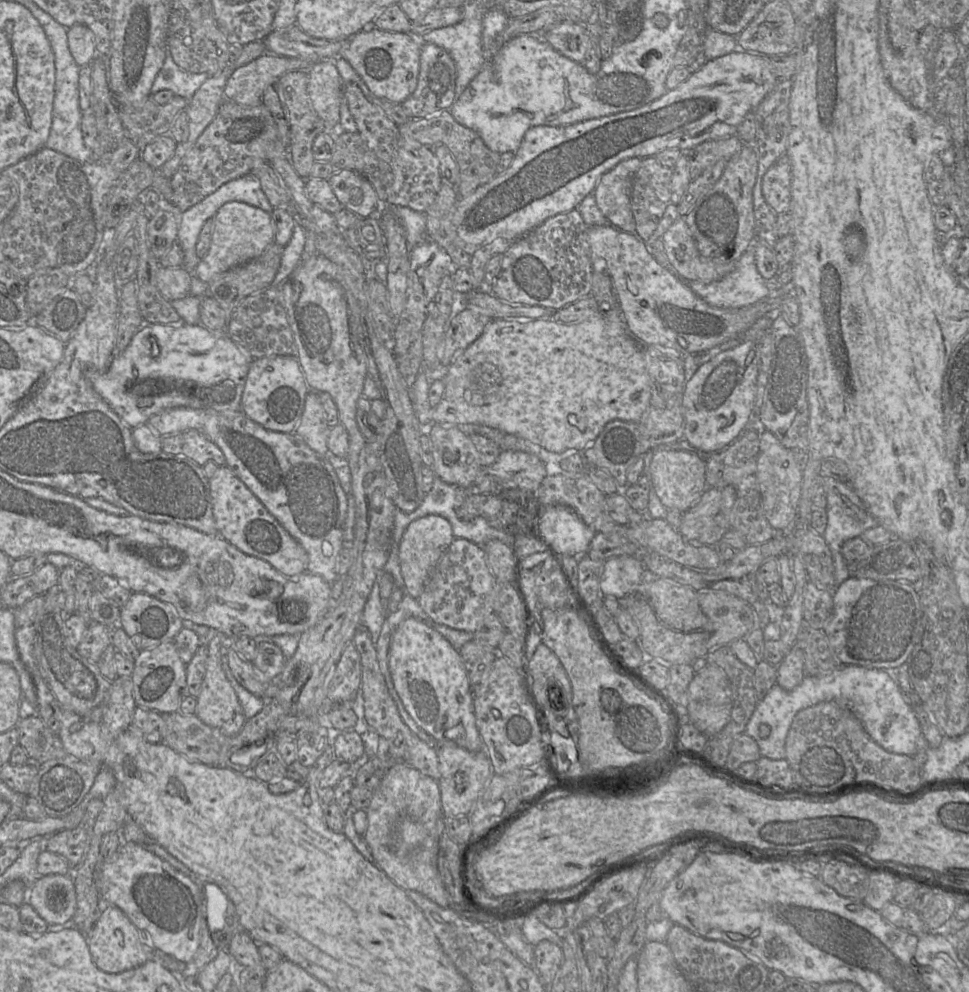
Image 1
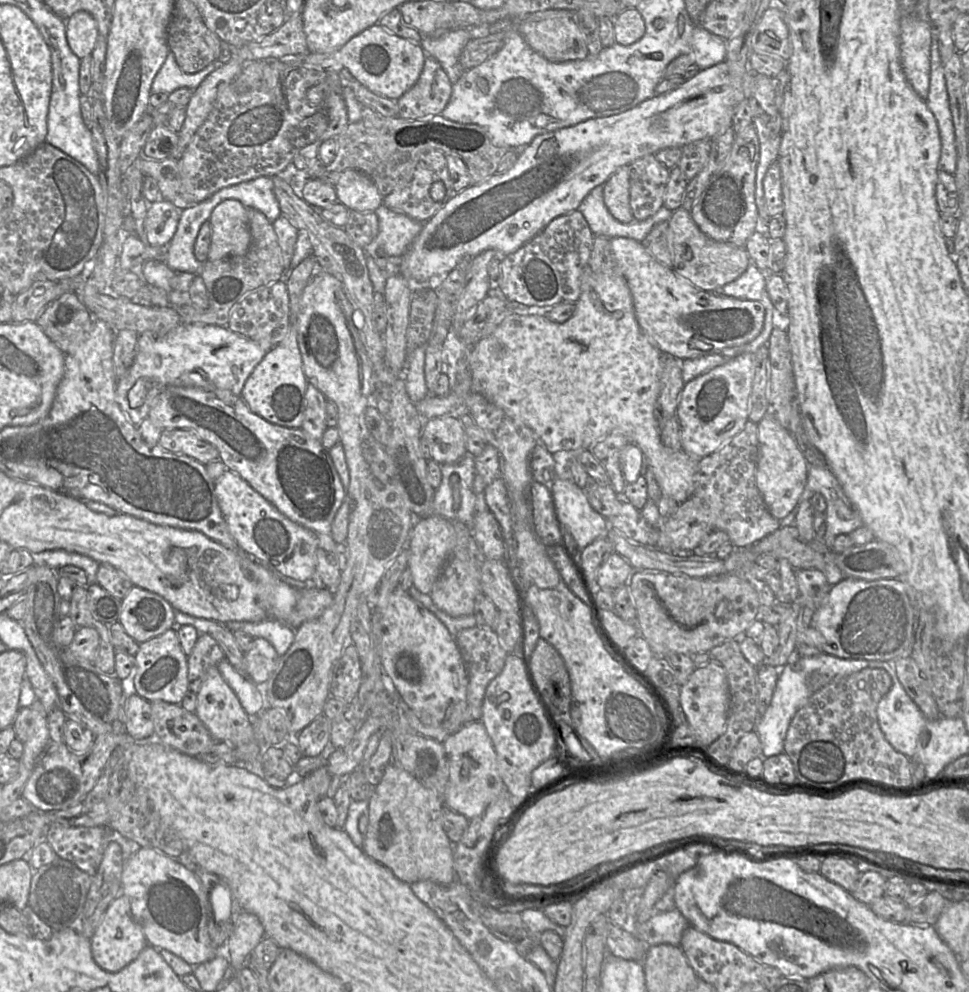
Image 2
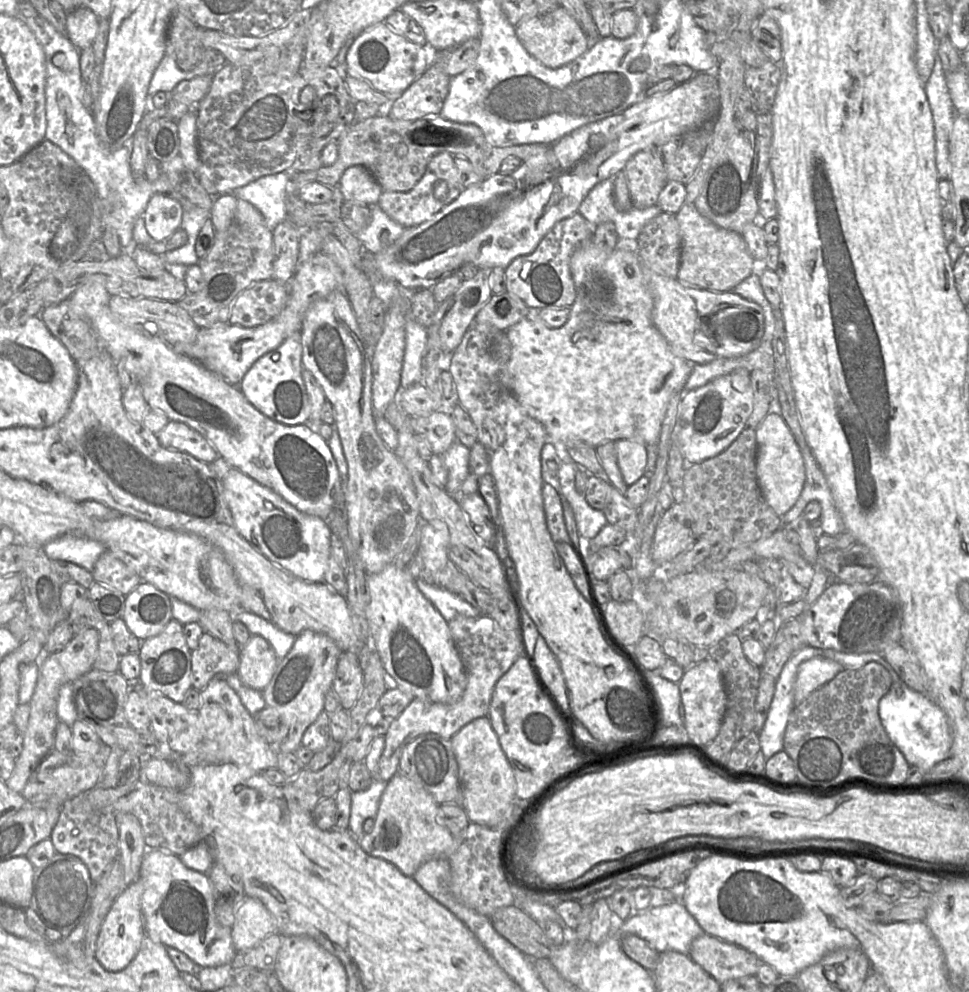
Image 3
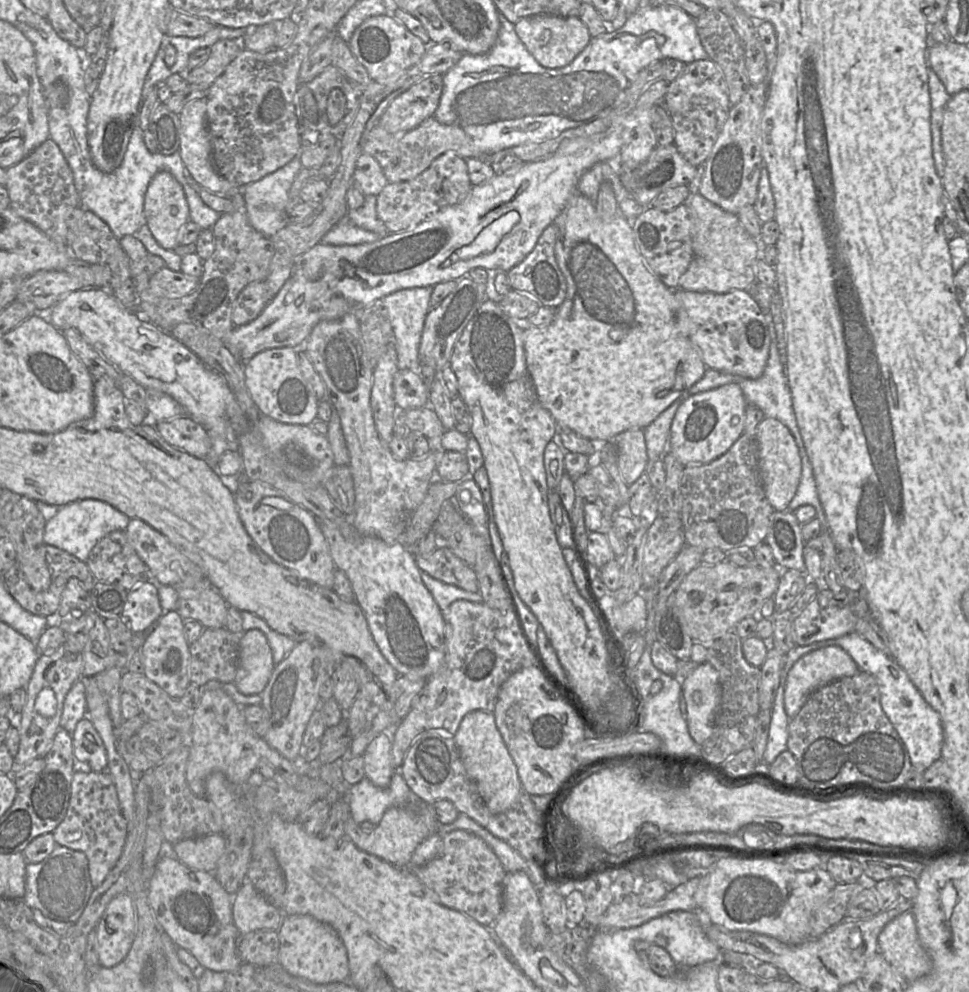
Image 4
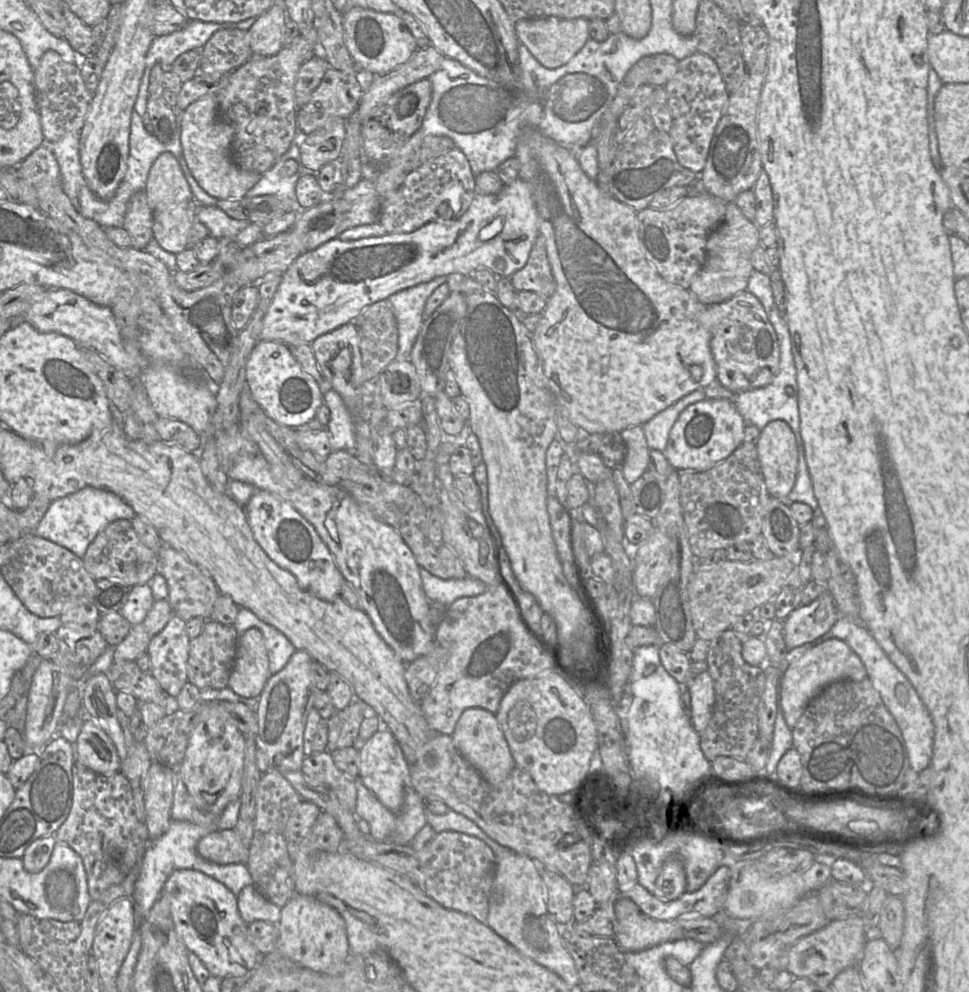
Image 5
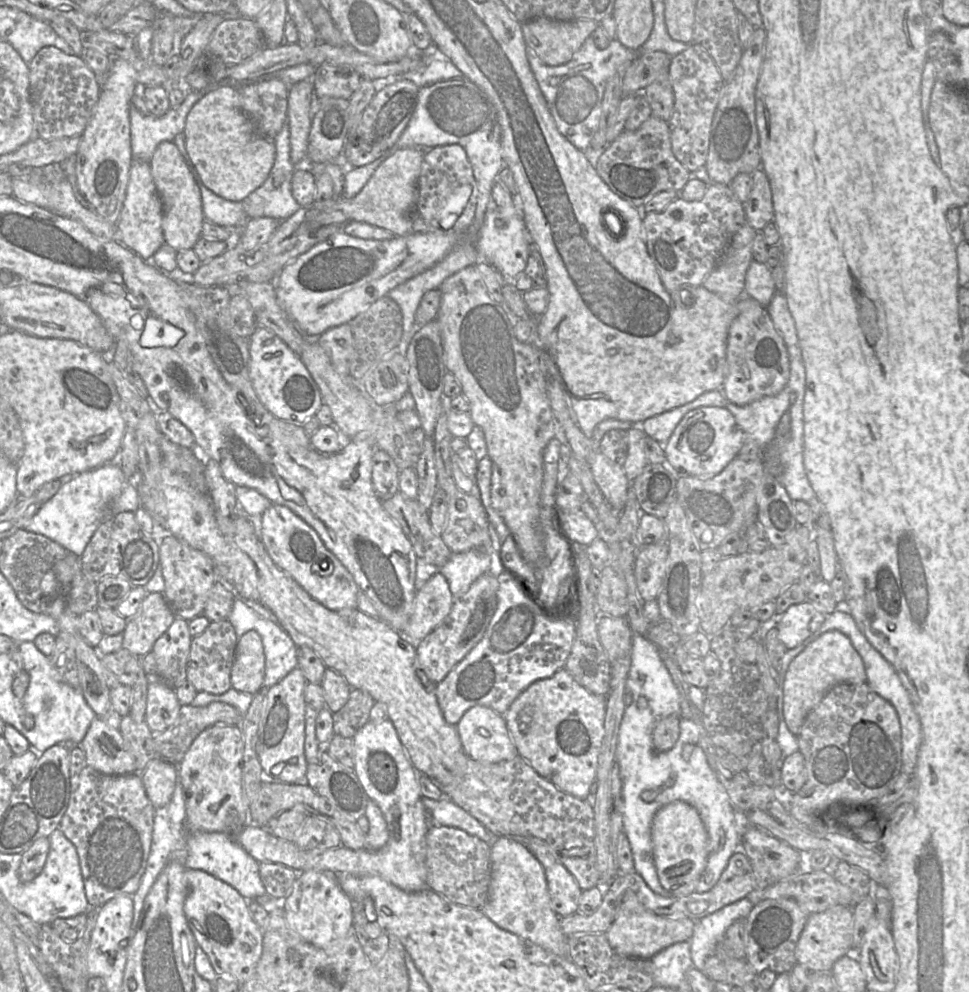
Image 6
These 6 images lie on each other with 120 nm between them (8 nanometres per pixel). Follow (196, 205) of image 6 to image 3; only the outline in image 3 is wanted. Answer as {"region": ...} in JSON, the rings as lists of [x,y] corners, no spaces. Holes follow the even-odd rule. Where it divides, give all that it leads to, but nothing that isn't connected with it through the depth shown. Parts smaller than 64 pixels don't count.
{"region":[[[162,193],[153,194],[143,213],[148,234],[161,242],[180,228],[183,208],[180,202]]]}

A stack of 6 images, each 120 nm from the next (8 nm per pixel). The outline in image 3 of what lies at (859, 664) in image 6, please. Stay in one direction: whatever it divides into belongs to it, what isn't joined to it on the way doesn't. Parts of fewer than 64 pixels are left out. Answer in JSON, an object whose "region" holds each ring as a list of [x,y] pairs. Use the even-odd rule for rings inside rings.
{"region":[[[816,656],[802,662],[794,685],[794,703],[800,705],[814,691],[832,680],[843,667],[836,661]]]}

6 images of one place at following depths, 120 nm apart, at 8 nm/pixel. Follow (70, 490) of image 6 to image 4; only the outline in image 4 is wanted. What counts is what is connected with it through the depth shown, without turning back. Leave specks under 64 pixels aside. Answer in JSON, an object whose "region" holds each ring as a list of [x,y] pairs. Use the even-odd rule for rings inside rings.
{"region":[[[84,499],[71,502],[56,508],[55,513],[46,521],[44,544],[55,546],[86,562],[91,550],[100,539],[113,531],[125,531],[129,520],[128,516],[100,500]]]}

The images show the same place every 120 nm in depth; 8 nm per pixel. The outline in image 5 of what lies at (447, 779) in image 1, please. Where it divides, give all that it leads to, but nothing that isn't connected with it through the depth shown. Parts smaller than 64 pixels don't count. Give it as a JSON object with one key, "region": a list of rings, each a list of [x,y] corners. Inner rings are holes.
{"region":[[[465,709],[451,737],[458,752],[491,785],[497,785],[505,780],[516,766],[495,714],[485,709]]]}

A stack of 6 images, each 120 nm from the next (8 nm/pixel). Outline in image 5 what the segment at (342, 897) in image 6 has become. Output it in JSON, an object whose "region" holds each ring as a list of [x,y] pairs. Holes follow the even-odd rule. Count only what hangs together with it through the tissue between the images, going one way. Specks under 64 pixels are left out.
{"region":[[[295,893],[281,908],[277,949],[295,963],[315,972],[337,975],[349,954],[346,924],[332,907],[317,899]]]}

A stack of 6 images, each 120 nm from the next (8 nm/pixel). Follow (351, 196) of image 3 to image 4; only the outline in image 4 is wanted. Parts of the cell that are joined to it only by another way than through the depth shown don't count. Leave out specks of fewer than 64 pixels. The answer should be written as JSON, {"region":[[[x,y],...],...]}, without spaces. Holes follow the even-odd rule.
{"region":[[[362,153],[356,161],[352,184],[359,188],[365,196],[377,196],[387,182],[378,162],[372,156]]]}

